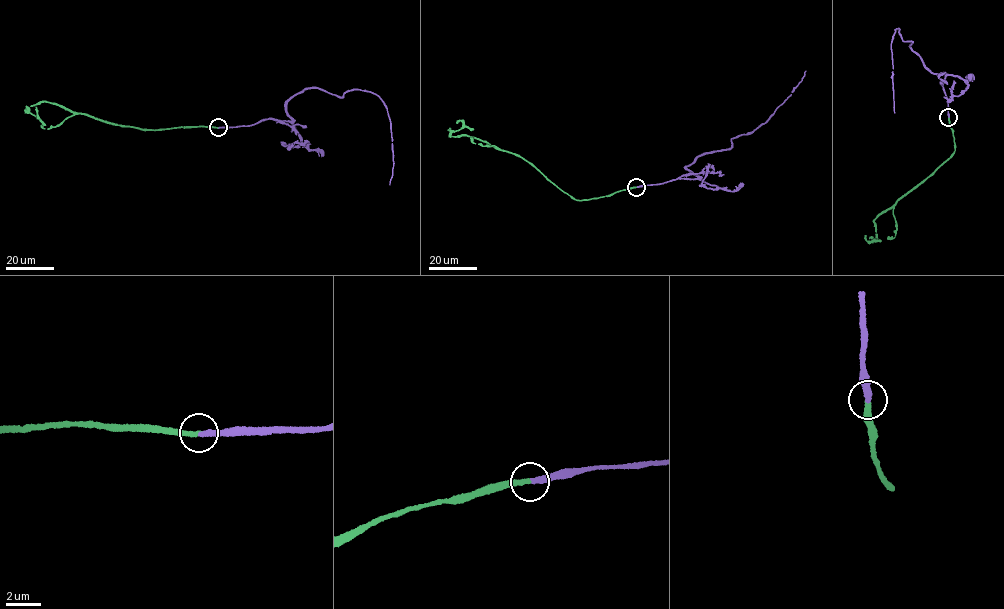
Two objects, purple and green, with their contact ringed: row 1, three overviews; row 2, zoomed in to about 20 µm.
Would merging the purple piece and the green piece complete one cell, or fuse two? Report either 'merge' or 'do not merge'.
merge

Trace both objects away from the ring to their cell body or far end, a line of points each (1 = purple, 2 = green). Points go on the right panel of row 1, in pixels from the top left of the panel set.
1: (948, 117), (942, 84), (946, 75), (925, 67), (900, 28), (891, 45), (894, 112)
2: (948, 117), (954, 138), (953, 153), (933, 174), (879, 214), (873, 222), (876, 239), (868, 241), (864, 235)

